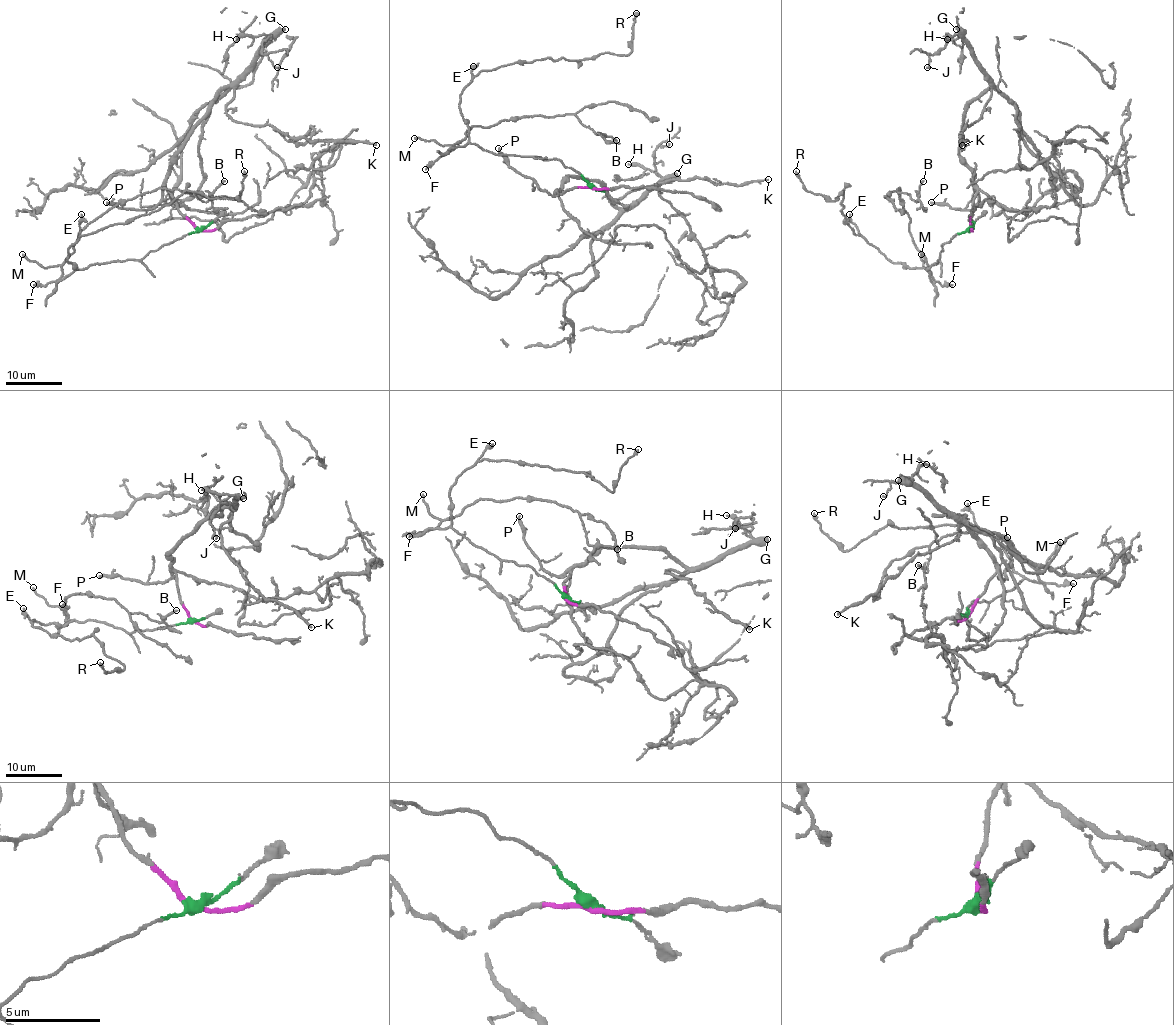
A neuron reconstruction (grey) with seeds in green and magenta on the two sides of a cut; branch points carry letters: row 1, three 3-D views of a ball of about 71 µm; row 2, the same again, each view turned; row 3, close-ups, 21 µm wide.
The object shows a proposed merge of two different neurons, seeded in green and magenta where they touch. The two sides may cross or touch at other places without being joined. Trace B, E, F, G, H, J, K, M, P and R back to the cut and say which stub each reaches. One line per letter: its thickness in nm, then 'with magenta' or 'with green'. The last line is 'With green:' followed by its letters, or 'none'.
B: calibre 170 nm; with green
E: calibre 200 nm; with green
F: calibre 260 nm; with green
G: calibre 480 nm; with magenta
H: calibre 190 nm; with magenta
J: calibre 110 nm; with magenta
K: calibre 180 nm; with magenta
M: calibre 180 nm; with green
P: calibre 190 nm; with magenta
R: calibre 280 nm; with green
With green: B, E, F, M, R

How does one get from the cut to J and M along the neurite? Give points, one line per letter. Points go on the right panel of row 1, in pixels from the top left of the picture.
J: (970, 230), (977, 190), (974, 176), (959, 155), (962, 118), (991, 79), (960, 35), (928, 56), (926, 67)
M: (970, 230), (942, 245), (938, 262), (926, 269), (931, 278), (921, 254)

